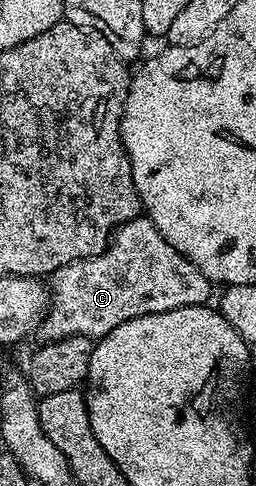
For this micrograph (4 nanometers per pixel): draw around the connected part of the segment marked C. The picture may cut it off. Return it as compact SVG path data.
M137 215L133 221L119 226L112 234L106 251L97 257L87 257L55 269L50 274L50 304L40 322L38 333L44 336L45 342L57 341L63 337L90 337L99 339L106 336L114 327L126 323L130 319L138 319L142 315L154 315L162 311L174 311L187 305L202 305L209 299L210 282L186 260L182 254L154 227L147 215Z

